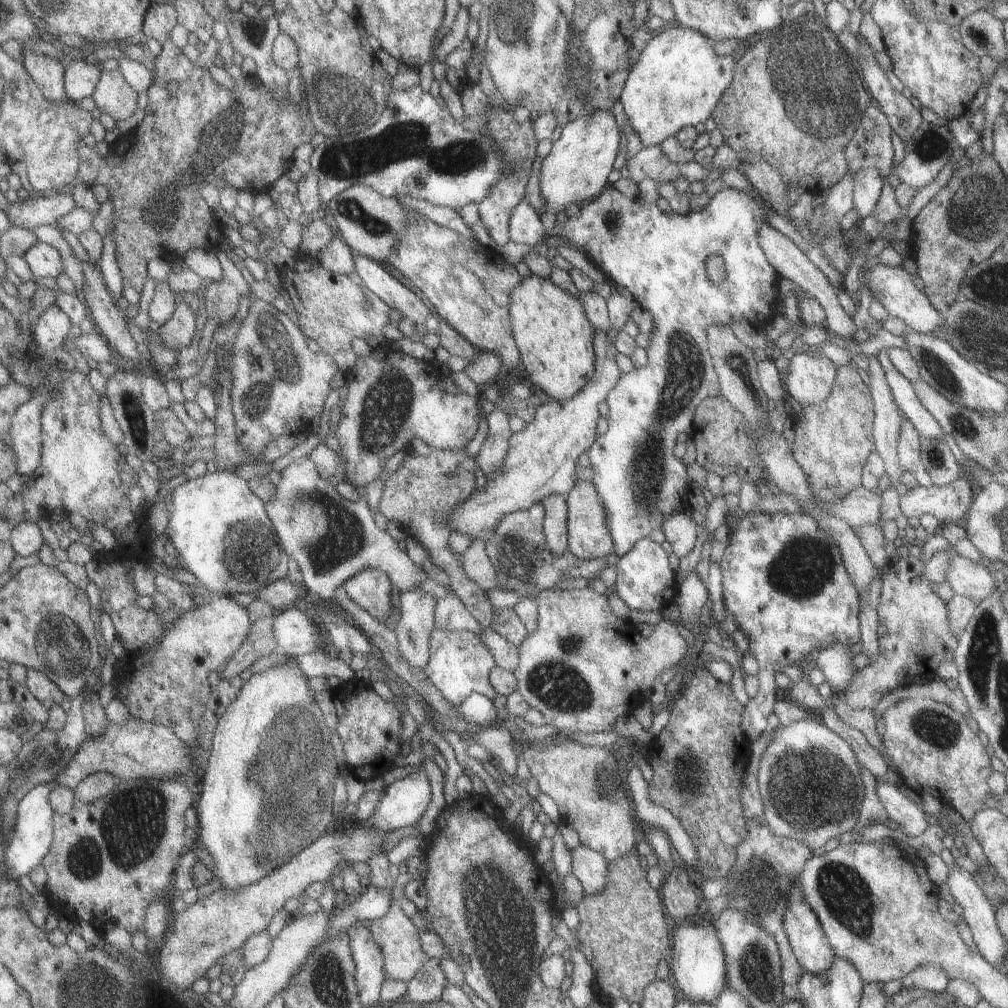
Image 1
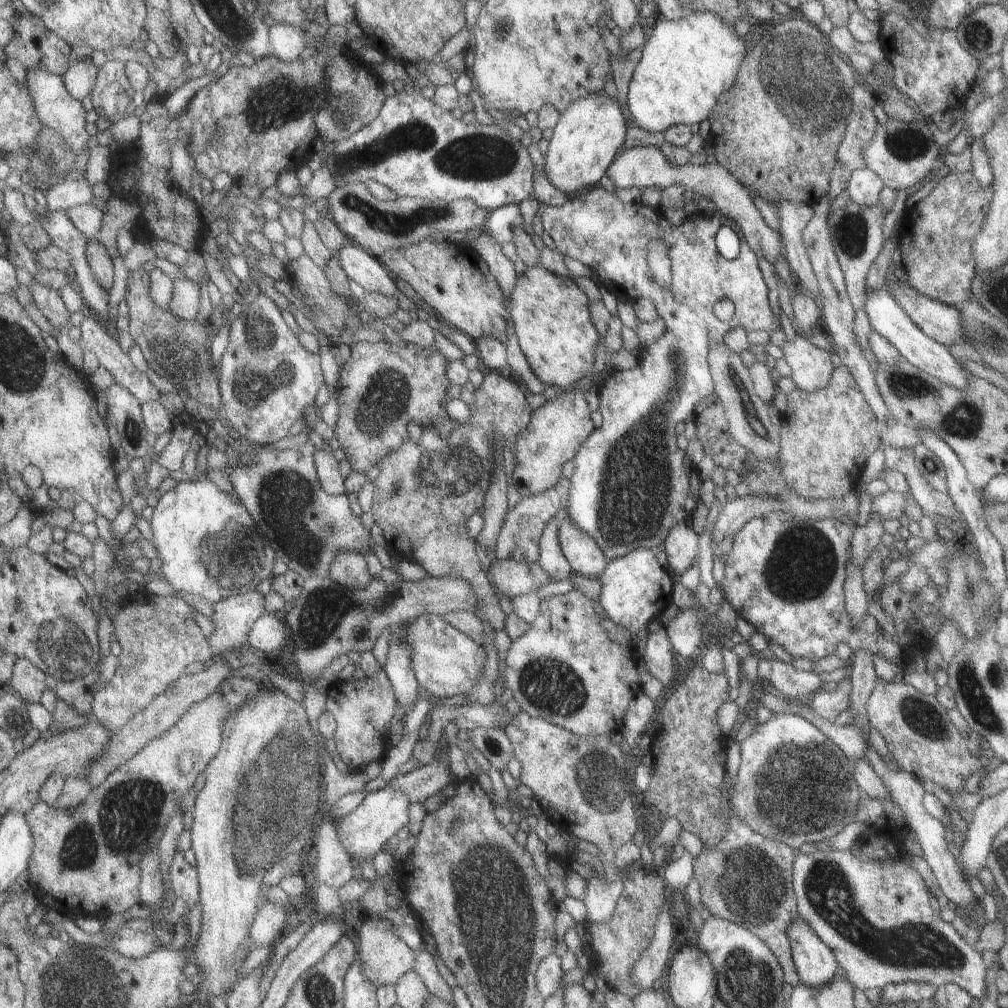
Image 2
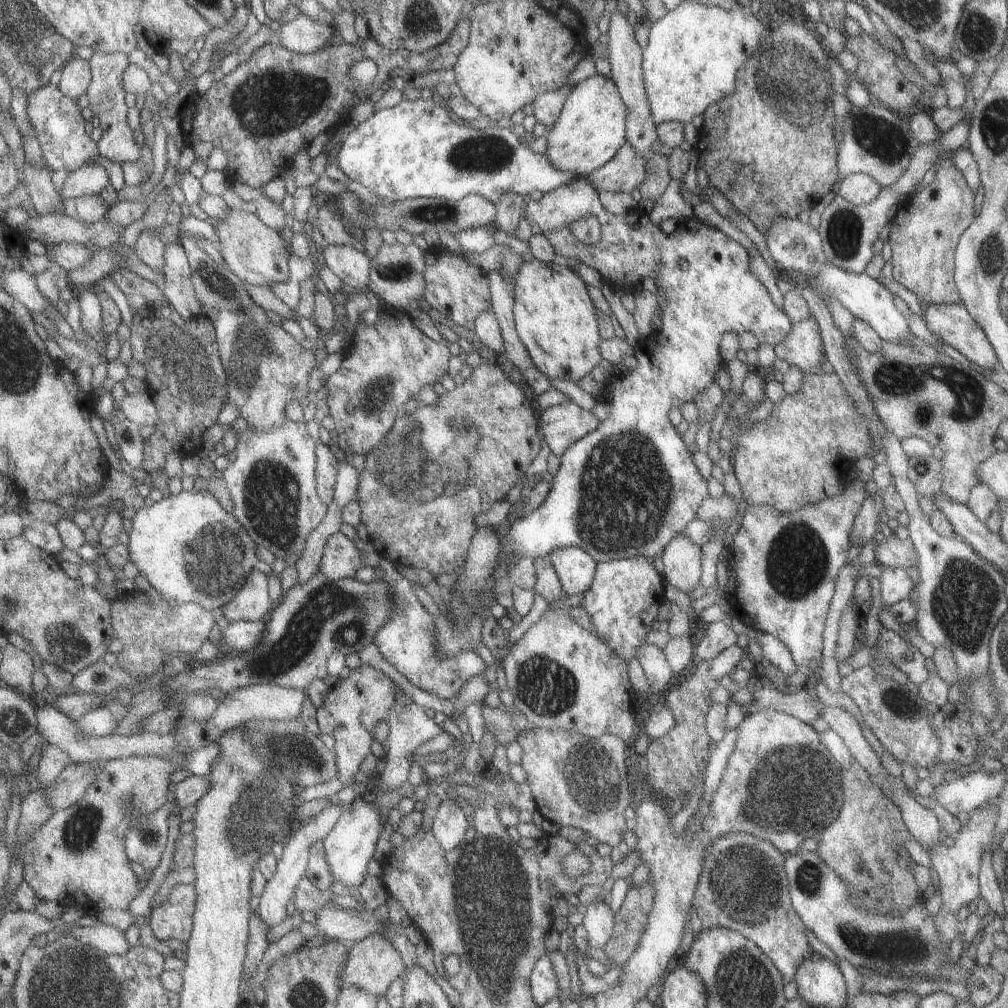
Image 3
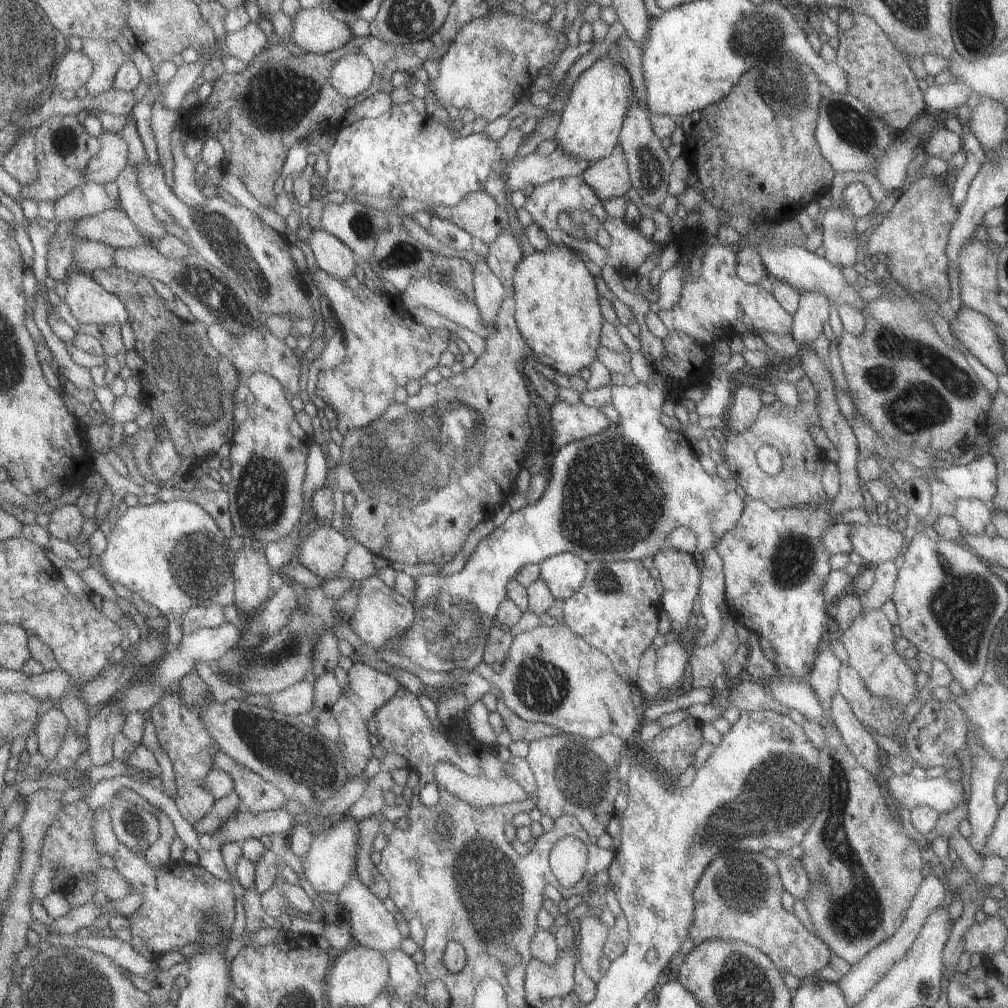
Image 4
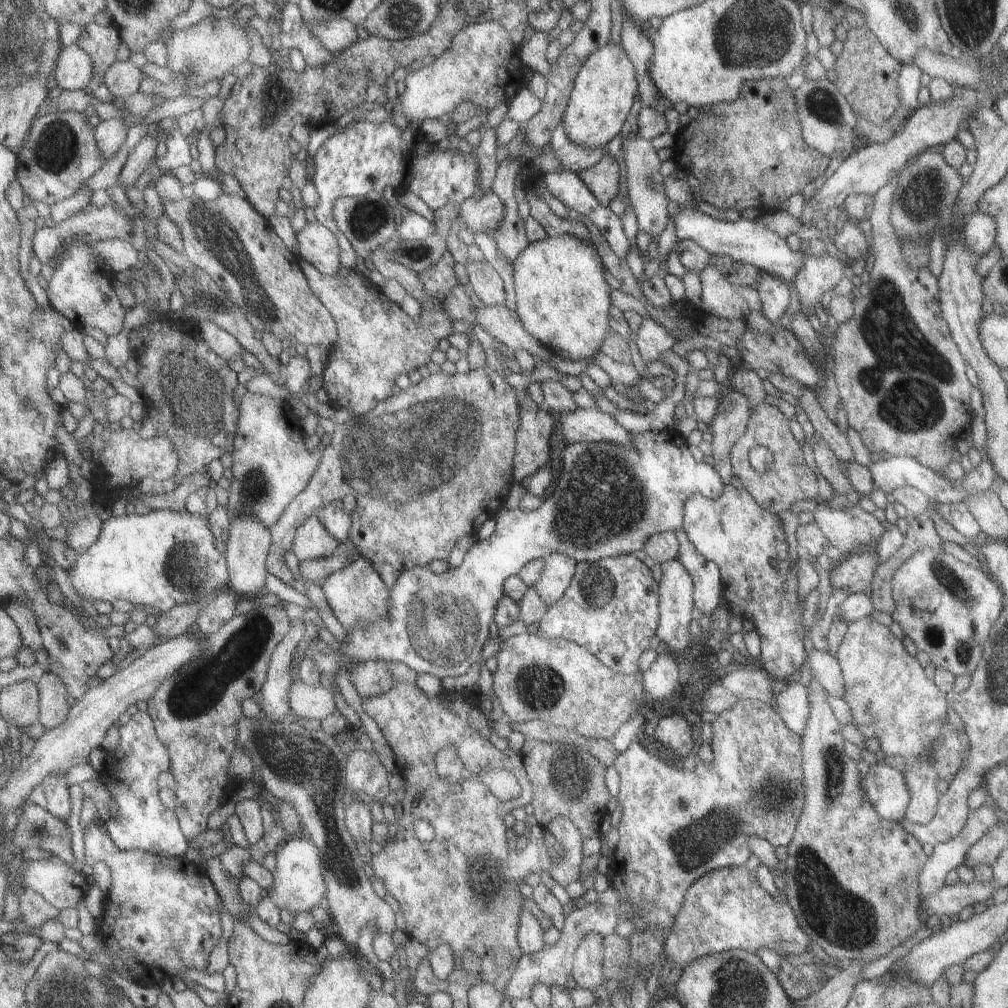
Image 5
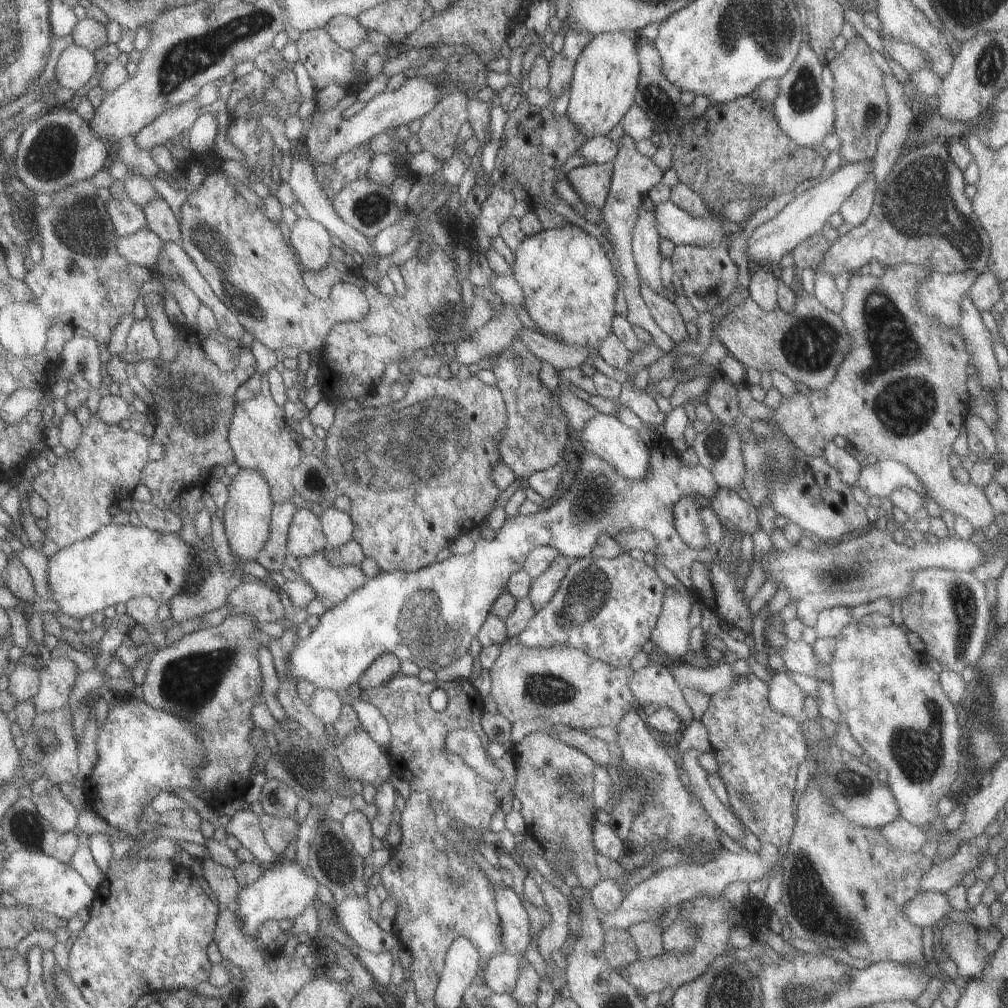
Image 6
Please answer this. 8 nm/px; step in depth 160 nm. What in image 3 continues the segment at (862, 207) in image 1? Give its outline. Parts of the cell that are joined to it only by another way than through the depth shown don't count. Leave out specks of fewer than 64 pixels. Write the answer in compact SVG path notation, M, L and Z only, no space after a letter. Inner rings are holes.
M851 173L841 179L836 194L852 205L864 205L879 194L881 187L870 176Z

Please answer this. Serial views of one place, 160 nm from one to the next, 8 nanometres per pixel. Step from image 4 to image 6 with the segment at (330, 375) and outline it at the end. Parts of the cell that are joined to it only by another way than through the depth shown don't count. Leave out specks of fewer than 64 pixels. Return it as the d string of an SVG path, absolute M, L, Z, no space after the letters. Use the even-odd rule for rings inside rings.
M433 241L427 257L411 257L400 264L400 272L405 280L403 296L389 296L379 290L379 286L369 280L358 277L358 271L349 268L345 275L340 275L333 264L320 271L304 270L305 286L319 299L329 299L340 279L361 287L370 302L369 314L360 321L337 323L325 345L325 364L332 370L333 378L343 382L343 372L347 386L323 386L323 394L329 400L355 398L363 406L365 398L374 393L377 382L385 383L384 372L391 363L403 364L413 352L435 346L437 343L458 344L465 341L464 326L467 310L463 310L463 292L458 281L453 262L449 254L441 247L441 242Z

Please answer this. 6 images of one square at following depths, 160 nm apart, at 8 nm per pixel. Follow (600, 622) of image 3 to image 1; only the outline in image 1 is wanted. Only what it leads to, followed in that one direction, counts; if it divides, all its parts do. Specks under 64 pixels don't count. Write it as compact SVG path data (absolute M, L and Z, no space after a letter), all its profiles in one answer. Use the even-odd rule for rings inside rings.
M640 539L625 554L619 557L615 564L616 580L613 592L628 606L630 610L663 609L669 605L676 596L677 582L674 571L669 567L668 554L661 549L659 543L649 539Z

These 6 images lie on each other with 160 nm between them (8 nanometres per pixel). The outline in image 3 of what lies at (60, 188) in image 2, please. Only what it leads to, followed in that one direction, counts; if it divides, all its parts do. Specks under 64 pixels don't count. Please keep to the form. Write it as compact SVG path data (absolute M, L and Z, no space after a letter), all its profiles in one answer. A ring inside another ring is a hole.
M91 163L74 170L67 176L60 194L63 200L77 197L100 196L109 184L109 174L103 166Z

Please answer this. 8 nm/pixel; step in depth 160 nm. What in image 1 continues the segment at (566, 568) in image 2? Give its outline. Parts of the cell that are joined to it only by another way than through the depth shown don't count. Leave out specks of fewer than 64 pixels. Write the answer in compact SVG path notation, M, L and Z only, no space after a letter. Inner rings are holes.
M563 495L544 496L540 503L544 508L542 533L546 549L555 556L561 556L566 549L566 502Z

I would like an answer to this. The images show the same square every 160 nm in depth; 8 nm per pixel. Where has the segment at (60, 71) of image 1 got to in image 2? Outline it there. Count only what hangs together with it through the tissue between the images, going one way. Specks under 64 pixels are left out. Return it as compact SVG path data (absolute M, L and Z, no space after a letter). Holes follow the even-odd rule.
M31 69L26 73L25 84L29 87L37 112L45 126L57 131L61 136L60 140L63 144L69 145L70 149L79 152L79 150L87 148L86 146L89 144L89 140L91 140L91 135L85 130L87 111L83 108L81 101L68 91L63 75L43 69Z

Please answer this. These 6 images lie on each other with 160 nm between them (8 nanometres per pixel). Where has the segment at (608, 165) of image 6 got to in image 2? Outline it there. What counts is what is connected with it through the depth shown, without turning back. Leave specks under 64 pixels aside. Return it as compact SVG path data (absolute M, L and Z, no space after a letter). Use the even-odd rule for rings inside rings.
M646 145L629 147L623 150L621 156L617 156L607 167L605 174L607 174L614 187L637 187L642 189L658 186L662 189L669 185L681 185L687 191L691 190L700 194L701 197L710 198L715 205L716 212L734 222L739 236L743 237L747 246L751 248L757 257L761 257L771 264L777 259L784 260L784 248L779 233L771 229L763 221L759 211L755 209L745 186L735 180L730 172L726 172L725 167L720 167L715 162L705 162L700 165L687 162L684 165L674 165L661 154L657 146Z

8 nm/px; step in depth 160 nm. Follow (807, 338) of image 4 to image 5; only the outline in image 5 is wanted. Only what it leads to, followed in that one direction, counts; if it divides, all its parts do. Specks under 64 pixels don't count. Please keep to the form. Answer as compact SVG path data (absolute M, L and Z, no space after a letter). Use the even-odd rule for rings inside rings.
M826 252L823 256L805 258L803 266L789 284L797 293L803 316L815 316L815 306L819 304L821 295L831 290L842 278L845 266L839 258L833 258Z

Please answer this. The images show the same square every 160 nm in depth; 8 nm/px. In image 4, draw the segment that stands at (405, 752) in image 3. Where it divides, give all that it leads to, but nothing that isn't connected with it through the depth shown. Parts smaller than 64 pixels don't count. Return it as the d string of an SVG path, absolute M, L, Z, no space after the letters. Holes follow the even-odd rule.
M379 771L368 782L363 796L347 812L346 816L361 822L364 818L375 816L386 805L386 794L393 790L395 780L391 772Z

